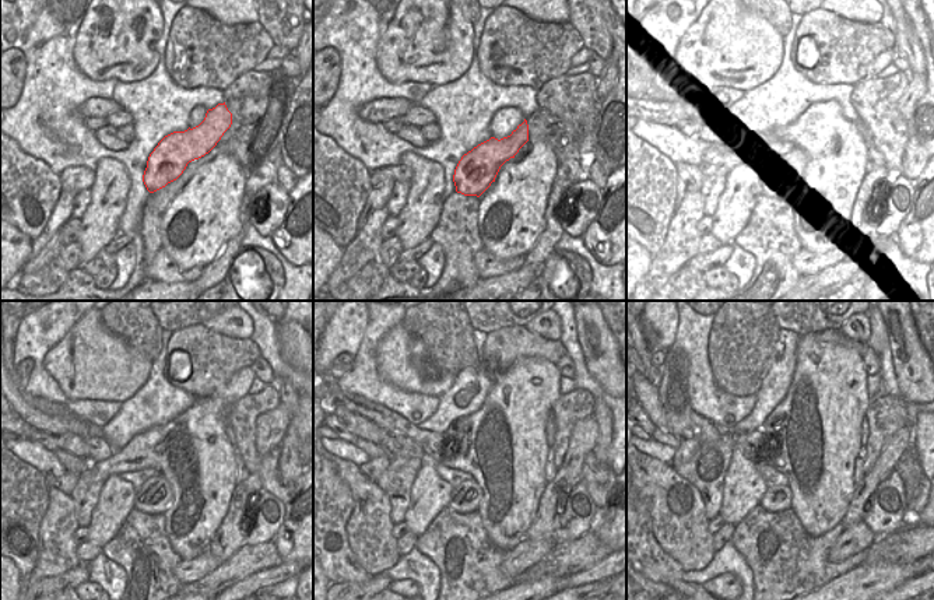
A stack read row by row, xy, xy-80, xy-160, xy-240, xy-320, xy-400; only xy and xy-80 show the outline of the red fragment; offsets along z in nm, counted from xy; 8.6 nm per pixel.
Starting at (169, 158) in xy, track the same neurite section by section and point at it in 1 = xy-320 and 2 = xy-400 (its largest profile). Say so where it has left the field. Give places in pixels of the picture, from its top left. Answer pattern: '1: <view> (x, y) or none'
1: xy-320 (466, 497)
2: xy-400 (776, 498)

